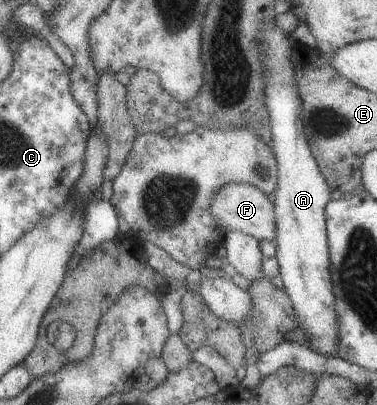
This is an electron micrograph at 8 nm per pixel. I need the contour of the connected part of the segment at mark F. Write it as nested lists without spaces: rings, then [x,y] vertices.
[[[227,183],[212,195],[210,213],[214,221],[226,230],[236,230],[266,241],[274,242],[276,239],[276,225],[274,223],[274,203],[272,198],[264,195],[253,185],[245,183]]]

